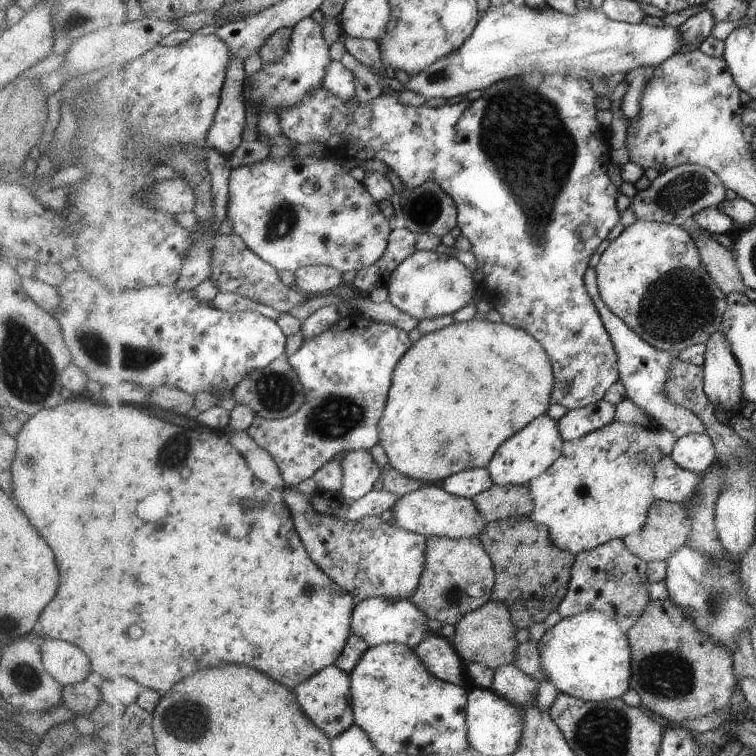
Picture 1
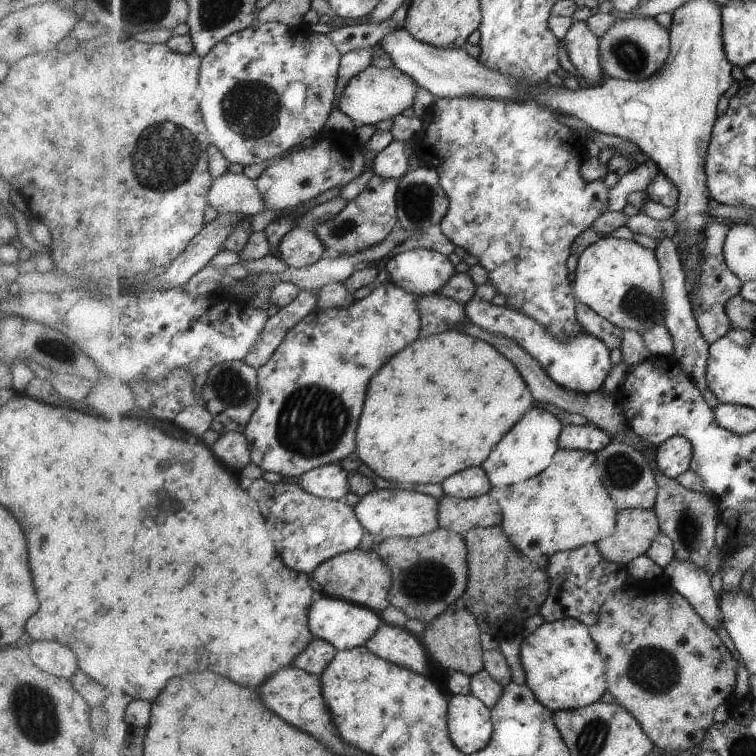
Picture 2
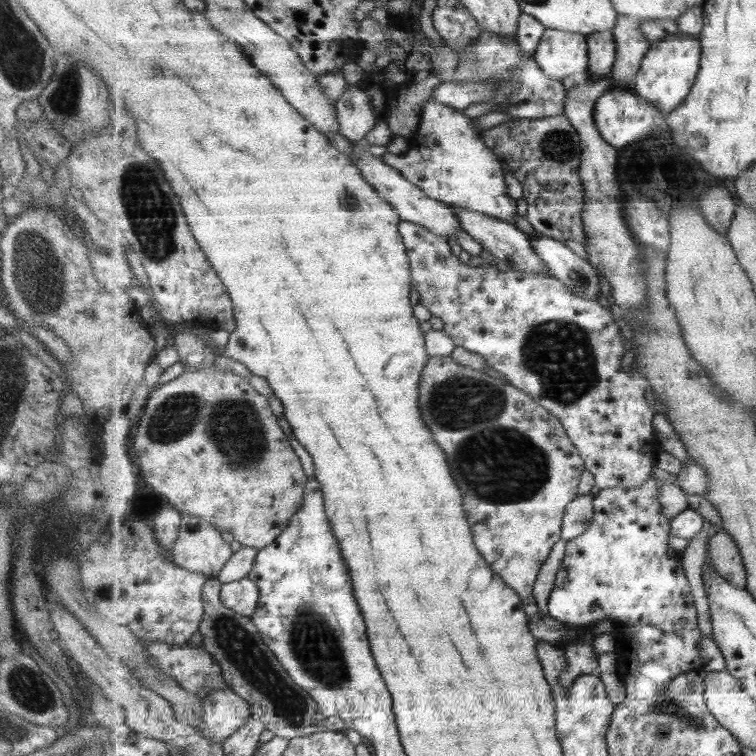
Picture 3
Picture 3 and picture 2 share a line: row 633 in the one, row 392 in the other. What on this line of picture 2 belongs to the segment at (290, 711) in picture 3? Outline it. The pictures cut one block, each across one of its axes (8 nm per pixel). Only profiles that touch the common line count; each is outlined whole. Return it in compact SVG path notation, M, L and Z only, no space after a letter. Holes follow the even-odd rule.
M245 361L220 362L207 375L198 403L205 405L213 415L212 430L219 435L231 432L244 433L253 413L259 408L261 390L258 384L258 369Z

